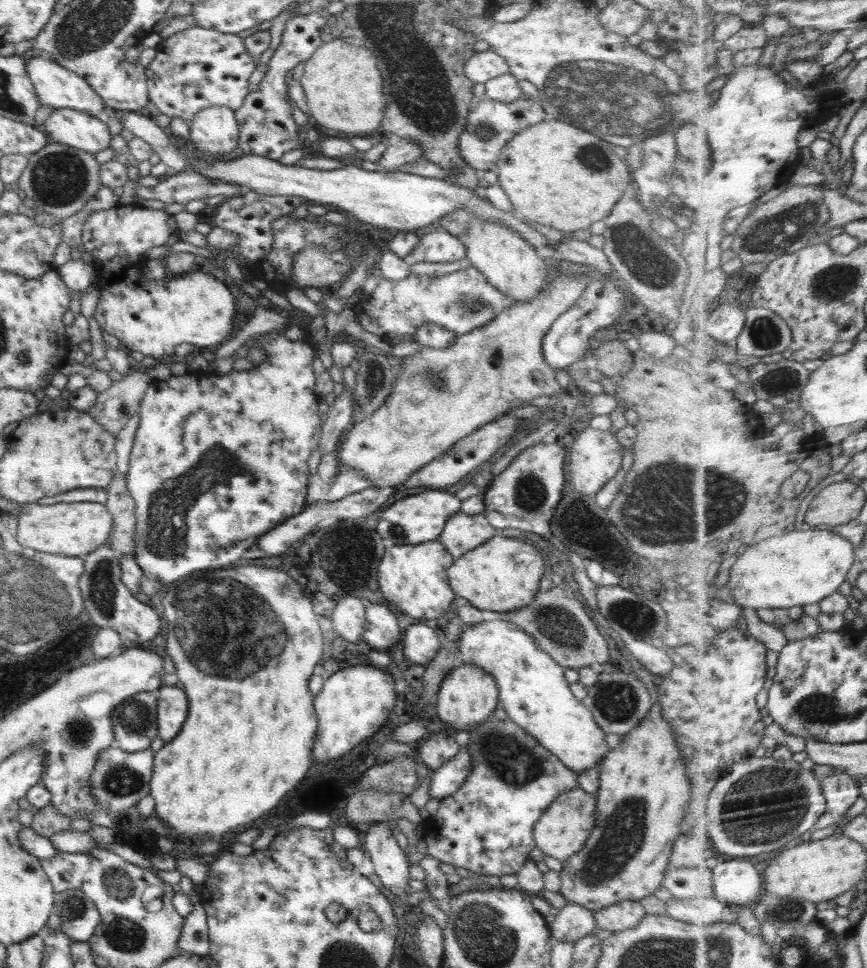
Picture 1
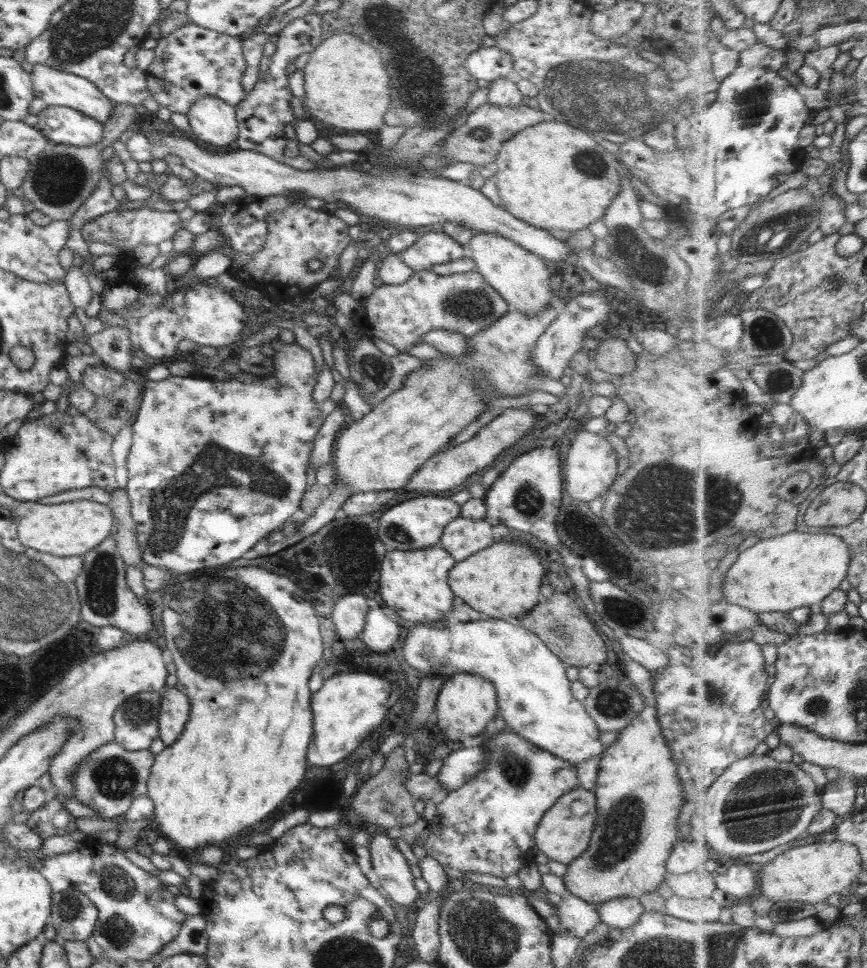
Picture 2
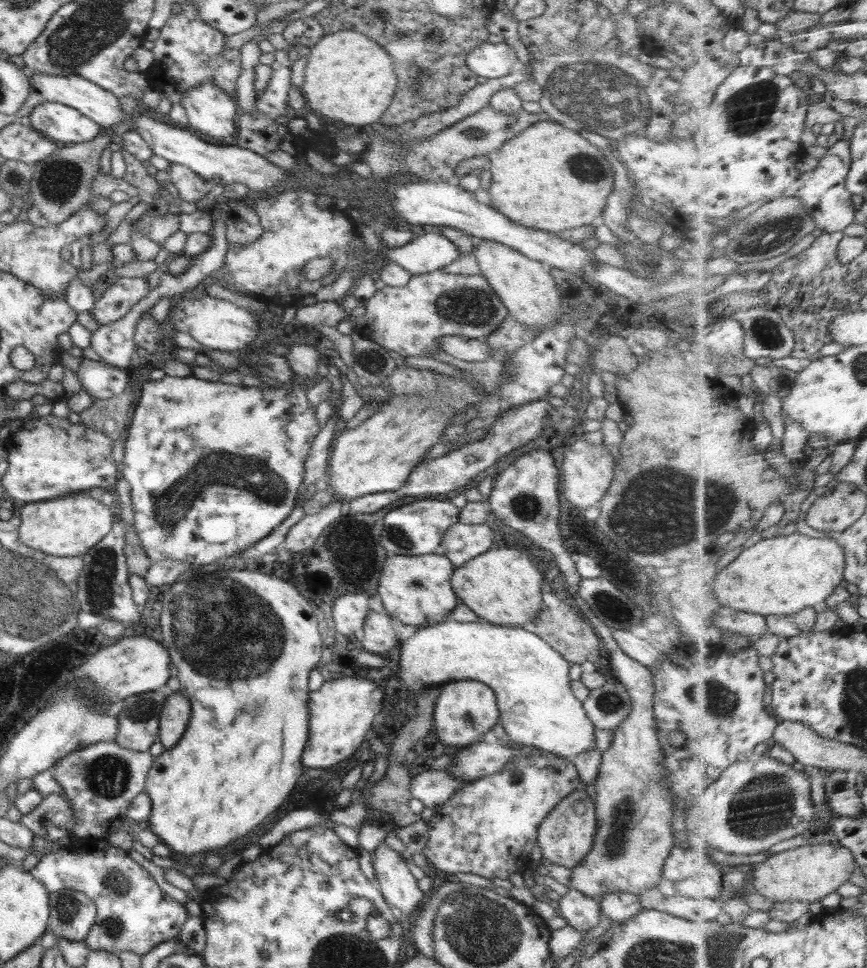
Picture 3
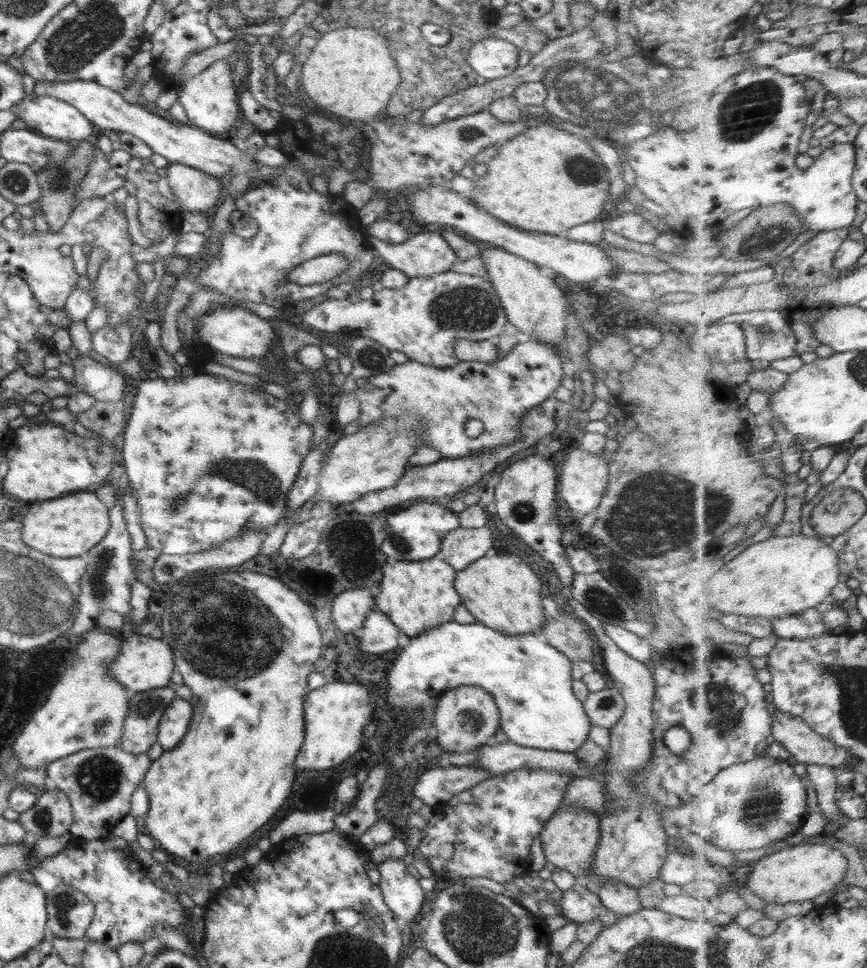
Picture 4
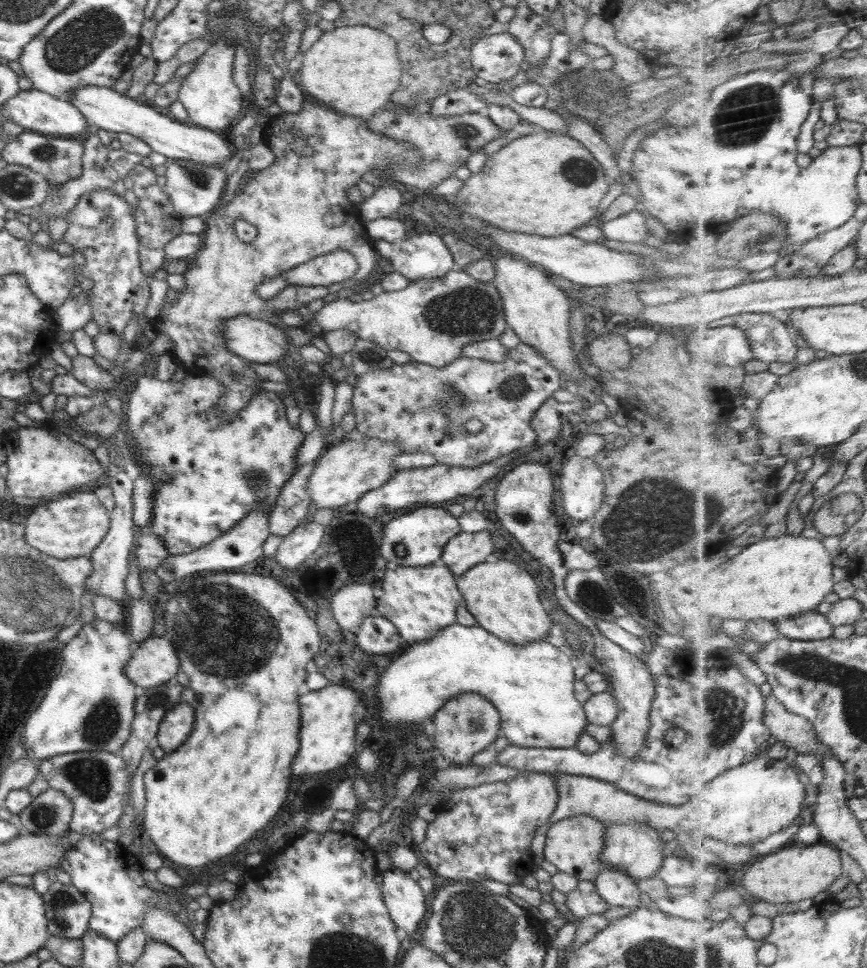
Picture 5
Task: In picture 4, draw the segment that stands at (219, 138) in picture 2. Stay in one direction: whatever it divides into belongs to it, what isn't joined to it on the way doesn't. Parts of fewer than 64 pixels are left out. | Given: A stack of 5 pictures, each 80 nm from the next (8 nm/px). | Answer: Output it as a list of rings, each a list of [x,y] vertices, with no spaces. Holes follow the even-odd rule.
[[[219,58],[206,70],[199,69],[194,77],[186,78],[179,85],[177,101],[185,108],[191,124],[209,134],[220,137],[231,137],[241,120],[240,105],[238,104],[238,86],[233,81],[232,58]]]

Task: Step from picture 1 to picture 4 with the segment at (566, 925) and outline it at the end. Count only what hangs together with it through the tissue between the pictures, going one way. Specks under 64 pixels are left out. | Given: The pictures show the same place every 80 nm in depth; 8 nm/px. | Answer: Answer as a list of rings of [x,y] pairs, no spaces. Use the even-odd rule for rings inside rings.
[[[579,882],[570,890],[564,891],[563,894],[564,896],[557,903],[560,914],[565,918],[570,918],[578,925],[594,921],[600,914],[607,912],[596,894],[595,888],[587,883]]]

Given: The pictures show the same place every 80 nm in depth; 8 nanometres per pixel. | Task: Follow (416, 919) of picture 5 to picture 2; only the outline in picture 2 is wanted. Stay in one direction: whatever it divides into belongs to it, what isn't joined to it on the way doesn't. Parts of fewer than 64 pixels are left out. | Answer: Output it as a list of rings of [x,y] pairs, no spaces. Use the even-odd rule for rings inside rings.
[[[374,832],[369,842],[372,857],[372,870],[380,880],[380,890],[396,904],[409,907],[422,897],[415,887],[415,878],[411,874],[409,862],[396,847],[395,839],[387,834]]]

